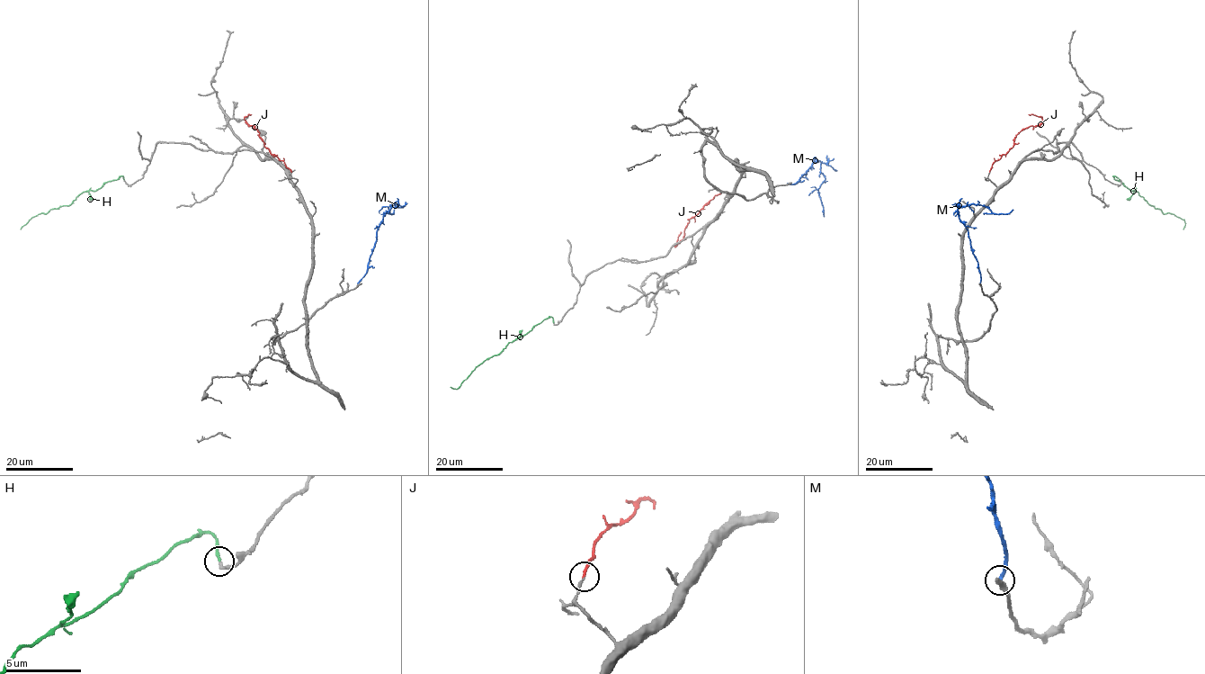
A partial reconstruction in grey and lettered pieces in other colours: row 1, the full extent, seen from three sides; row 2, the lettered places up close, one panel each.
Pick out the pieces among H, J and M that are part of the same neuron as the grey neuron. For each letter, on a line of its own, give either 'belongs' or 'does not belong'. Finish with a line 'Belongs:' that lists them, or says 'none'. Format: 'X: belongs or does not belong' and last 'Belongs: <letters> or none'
H: belongs
J: does not belong
M: does not belong
Belongs: H

